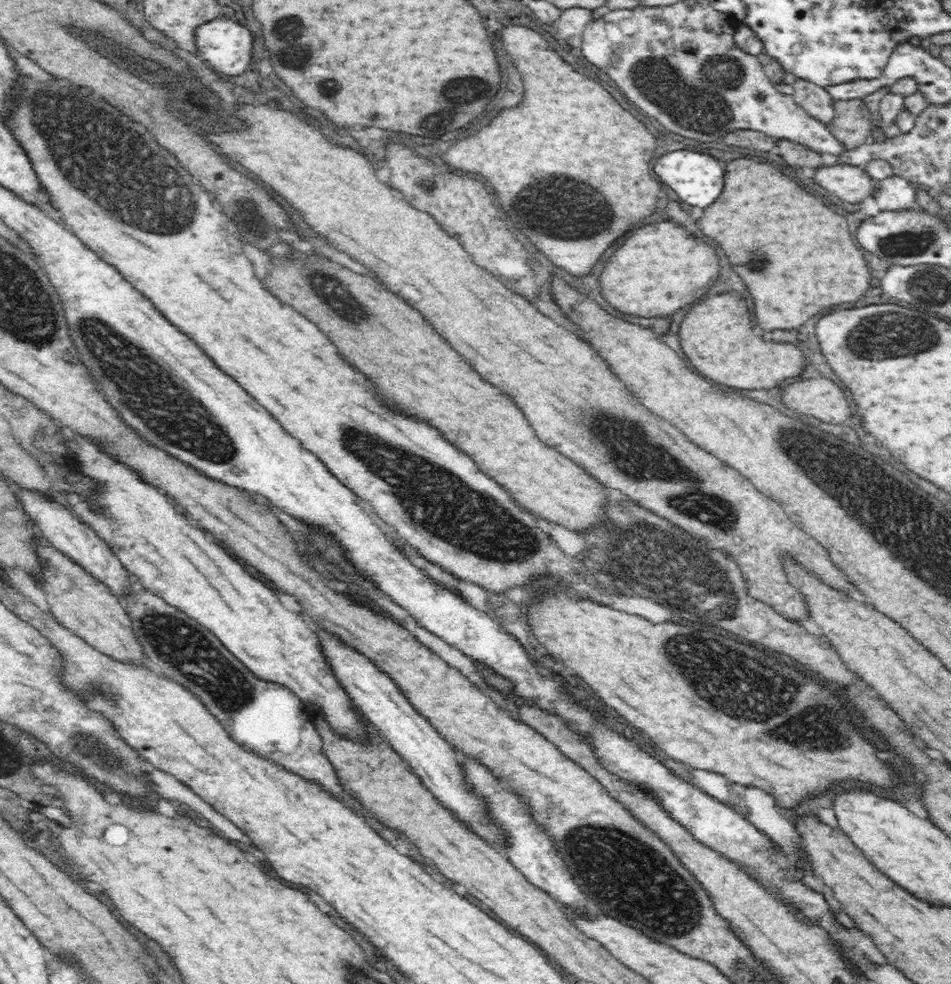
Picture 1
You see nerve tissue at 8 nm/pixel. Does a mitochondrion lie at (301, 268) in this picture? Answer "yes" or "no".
yes

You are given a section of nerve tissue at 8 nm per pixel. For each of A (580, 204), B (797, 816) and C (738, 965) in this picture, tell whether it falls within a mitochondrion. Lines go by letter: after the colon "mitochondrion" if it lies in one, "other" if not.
A: mitochondrion
B: other
C: mitochondrion

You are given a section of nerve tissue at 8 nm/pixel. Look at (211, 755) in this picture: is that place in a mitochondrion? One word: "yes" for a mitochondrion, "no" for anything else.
no

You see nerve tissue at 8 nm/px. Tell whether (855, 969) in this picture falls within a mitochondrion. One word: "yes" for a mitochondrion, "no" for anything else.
no

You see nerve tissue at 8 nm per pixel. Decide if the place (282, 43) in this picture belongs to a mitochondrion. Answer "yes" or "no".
yes

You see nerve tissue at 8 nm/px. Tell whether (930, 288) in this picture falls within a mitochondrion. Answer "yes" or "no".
yes

